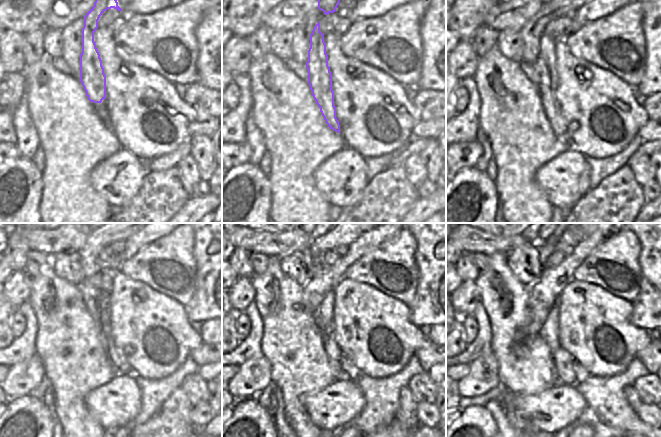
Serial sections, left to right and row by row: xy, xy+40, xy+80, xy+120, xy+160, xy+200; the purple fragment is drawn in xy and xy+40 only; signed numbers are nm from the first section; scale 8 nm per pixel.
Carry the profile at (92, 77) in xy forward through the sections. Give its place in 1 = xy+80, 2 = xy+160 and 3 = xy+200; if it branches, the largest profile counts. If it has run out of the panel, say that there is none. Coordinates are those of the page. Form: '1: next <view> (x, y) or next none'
1: next xy+80 (545, 62)
2: next xy+160 (336, 357)
3: next xy+200 (560, 357)

